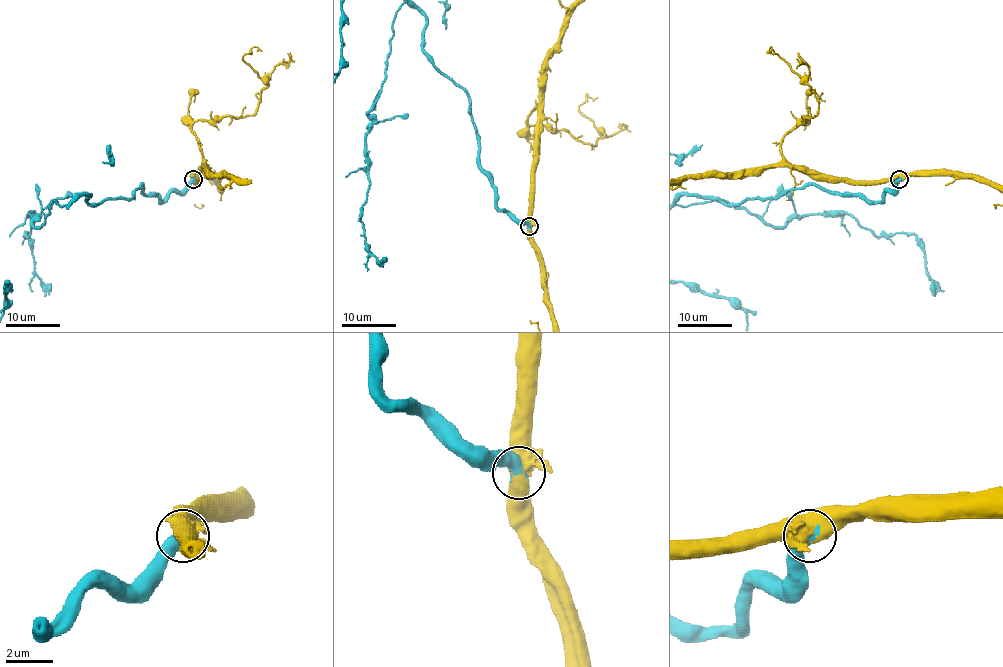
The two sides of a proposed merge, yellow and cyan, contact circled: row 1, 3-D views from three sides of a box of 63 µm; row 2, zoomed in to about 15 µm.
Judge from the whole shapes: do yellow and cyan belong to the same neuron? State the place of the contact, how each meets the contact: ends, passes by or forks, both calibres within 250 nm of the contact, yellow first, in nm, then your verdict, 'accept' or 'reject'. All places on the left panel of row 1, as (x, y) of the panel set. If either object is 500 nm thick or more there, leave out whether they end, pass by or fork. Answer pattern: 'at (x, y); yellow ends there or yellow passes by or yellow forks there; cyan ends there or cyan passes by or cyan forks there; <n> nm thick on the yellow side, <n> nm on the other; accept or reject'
at (193, 179); 500 nm thick on the yellow side, 650 nm on the other; accept

